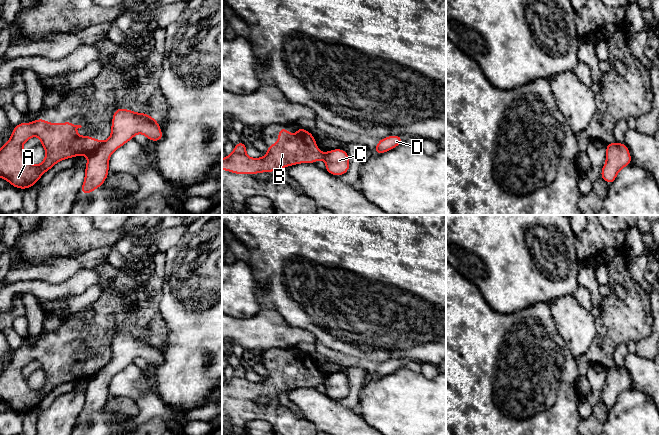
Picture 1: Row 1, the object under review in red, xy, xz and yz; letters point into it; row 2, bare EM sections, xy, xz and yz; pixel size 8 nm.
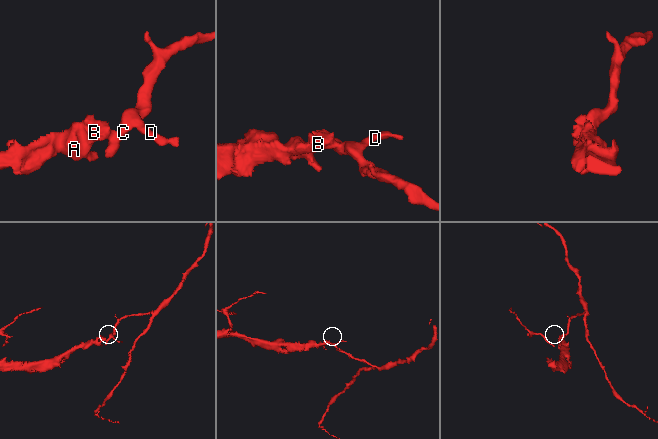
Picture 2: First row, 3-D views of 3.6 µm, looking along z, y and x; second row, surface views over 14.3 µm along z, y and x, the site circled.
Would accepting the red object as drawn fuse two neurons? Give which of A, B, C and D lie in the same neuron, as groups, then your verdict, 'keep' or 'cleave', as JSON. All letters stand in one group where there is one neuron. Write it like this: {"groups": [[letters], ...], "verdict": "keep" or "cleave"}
{"groups": [["A", "B"], ["C", "D"]], "verdict": "cleave"}

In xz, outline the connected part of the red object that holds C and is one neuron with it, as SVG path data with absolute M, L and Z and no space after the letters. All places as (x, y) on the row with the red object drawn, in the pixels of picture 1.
M334 149L325 153L325 170L334 175L340 176L348 172L350 168L349 157L345 150Z

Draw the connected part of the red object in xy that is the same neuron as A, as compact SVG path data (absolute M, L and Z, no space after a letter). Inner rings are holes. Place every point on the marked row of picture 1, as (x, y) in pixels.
M36 119L31 123L19 123L13 127L8 142L0 149L0 177L13 187L22 190L32 187L41 176L56 163L71 157L89 155L103 142L90 135L79 136L75 132L81 125L48 123L45 119ZM37 136L46 151L43 162L32 165L28 154L22 149L31 137Z

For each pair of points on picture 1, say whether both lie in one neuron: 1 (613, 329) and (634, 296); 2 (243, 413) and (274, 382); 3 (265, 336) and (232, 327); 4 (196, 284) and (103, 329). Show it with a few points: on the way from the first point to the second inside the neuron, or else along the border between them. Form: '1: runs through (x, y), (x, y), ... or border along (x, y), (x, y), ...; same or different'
1: runs through (621, 321), (634, 308), (634, 304); same
2: runs through (244, 403), (258, 389), (264, 388); same
3: runs through (257, 334), (240, 331); same
4: border along (161, 290), (160, 314), (165, 325); different

